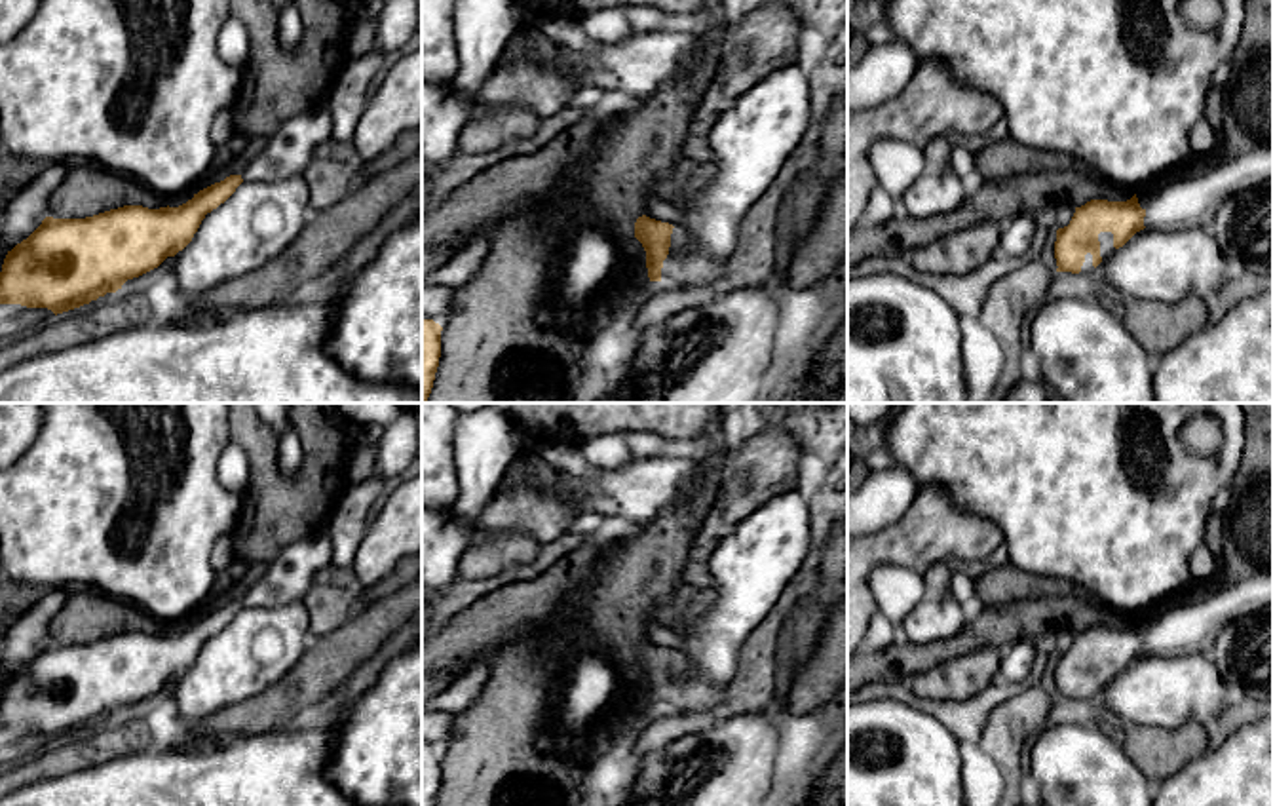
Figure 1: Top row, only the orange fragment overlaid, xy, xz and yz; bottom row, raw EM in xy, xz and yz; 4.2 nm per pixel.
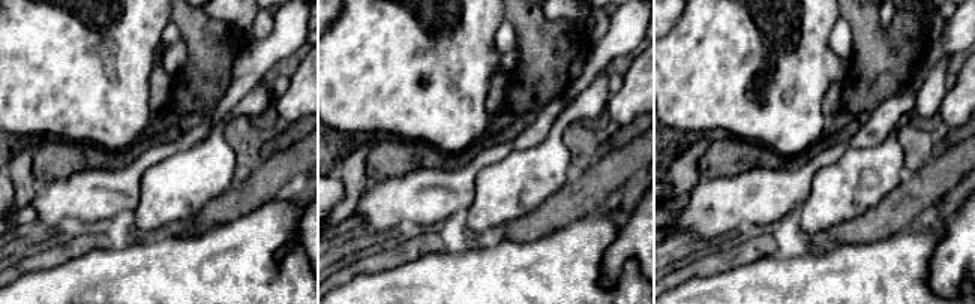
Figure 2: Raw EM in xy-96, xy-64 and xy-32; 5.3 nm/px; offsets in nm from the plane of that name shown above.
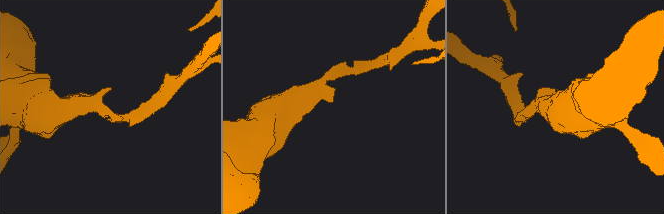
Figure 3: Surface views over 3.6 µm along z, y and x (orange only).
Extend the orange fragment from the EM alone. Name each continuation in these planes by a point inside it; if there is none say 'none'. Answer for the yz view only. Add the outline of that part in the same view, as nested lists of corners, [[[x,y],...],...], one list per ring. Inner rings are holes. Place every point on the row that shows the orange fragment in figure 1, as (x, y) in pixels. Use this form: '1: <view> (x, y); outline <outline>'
1: yz (1106, 238); outline [[[1100,232],[1098,241],[1100,241],[1100,257],[1102,257],[1102,262],[1104,262],[1115,251],[1113,234],[1112,232]]]

